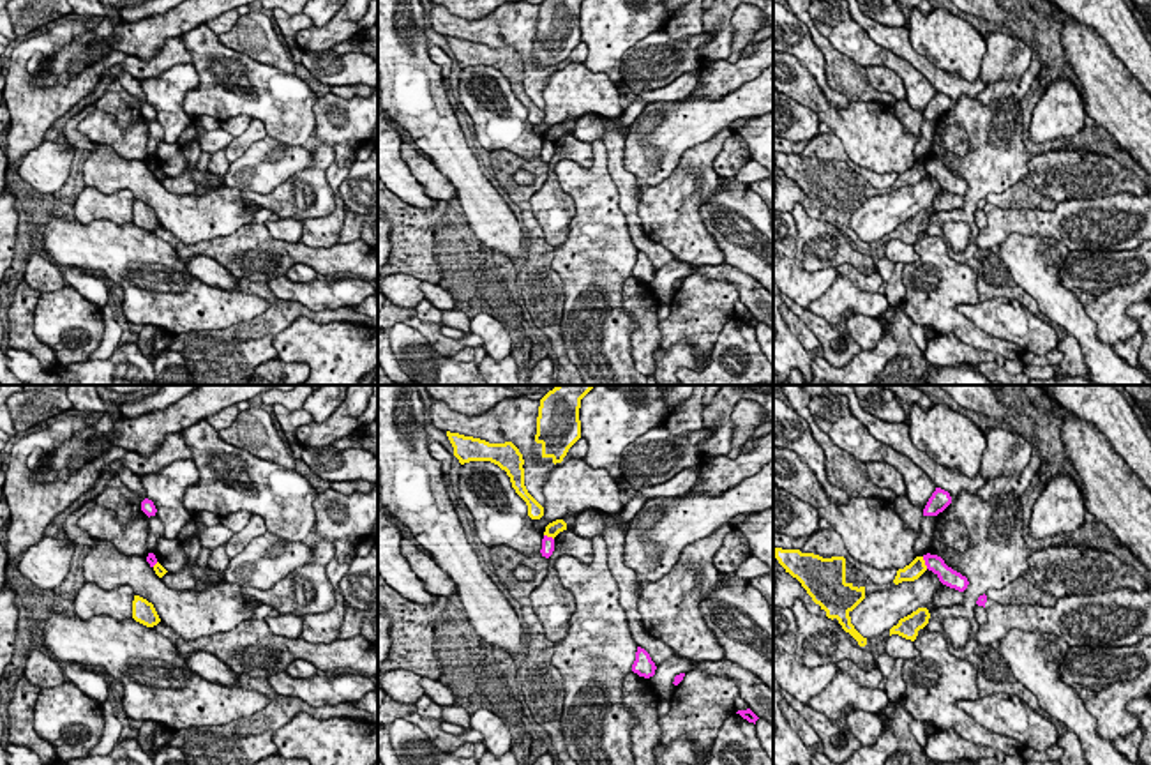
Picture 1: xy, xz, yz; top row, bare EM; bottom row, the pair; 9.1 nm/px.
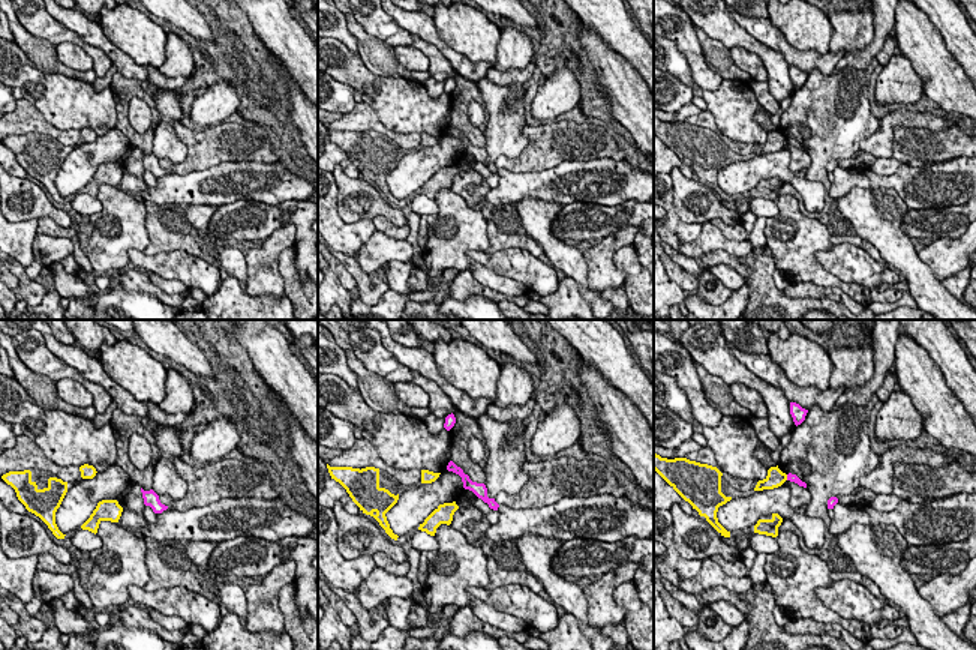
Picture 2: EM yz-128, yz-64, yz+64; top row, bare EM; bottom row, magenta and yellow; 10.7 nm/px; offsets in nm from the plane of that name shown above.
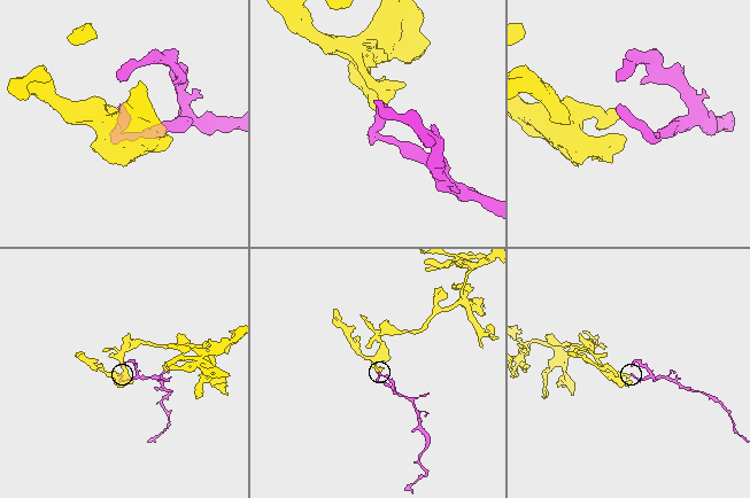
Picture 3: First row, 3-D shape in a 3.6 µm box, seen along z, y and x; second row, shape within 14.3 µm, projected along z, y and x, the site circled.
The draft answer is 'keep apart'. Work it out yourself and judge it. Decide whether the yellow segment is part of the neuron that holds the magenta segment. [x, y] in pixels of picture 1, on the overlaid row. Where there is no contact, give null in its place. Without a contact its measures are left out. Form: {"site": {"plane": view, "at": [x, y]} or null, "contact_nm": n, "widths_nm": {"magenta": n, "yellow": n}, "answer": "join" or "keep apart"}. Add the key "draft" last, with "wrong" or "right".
{"site": {"plane": "yz", "at": [925, 562]}, "contact_nm": 120, "widths_nm": {"magenta": 160, "yellow": 160}, "answer": "keep apart", "draft": "right"}

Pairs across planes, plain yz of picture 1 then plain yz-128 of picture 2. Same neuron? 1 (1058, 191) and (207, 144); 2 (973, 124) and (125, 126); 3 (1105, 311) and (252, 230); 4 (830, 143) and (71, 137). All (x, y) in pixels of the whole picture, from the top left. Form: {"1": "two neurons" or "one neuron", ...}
{"1": "one neuron", "2": "two neurons", "3": "two neurons", "4": "one neuron"}

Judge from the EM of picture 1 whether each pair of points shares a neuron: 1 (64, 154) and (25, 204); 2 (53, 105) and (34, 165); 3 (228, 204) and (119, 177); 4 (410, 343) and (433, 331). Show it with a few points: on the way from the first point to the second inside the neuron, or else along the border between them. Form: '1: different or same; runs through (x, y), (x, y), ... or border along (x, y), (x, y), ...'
1: different; border along (18, 172), (39, 191), (55, 191), (71, 174)
2: different; border along (43, 140), (20, 159)
3: same; runs through (202, 207), (168, 207), (145, 186)
4: different; border along (396, 322), (412, 325), (438, 352), (449, 357)

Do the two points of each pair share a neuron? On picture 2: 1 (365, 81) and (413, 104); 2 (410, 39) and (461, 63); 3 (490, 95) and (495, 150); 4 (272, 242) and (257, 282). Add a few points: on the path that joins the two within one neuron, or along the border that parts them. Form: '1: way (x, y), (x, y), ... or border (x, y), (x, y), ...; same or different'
1: way (377, 87), (401, 104); same
2: border (413, 33), (432, 44), (456, 72); different
3: way (495, 108), (495, 137); same
4: way (269, 252), (260, 266), (260, 272); same

